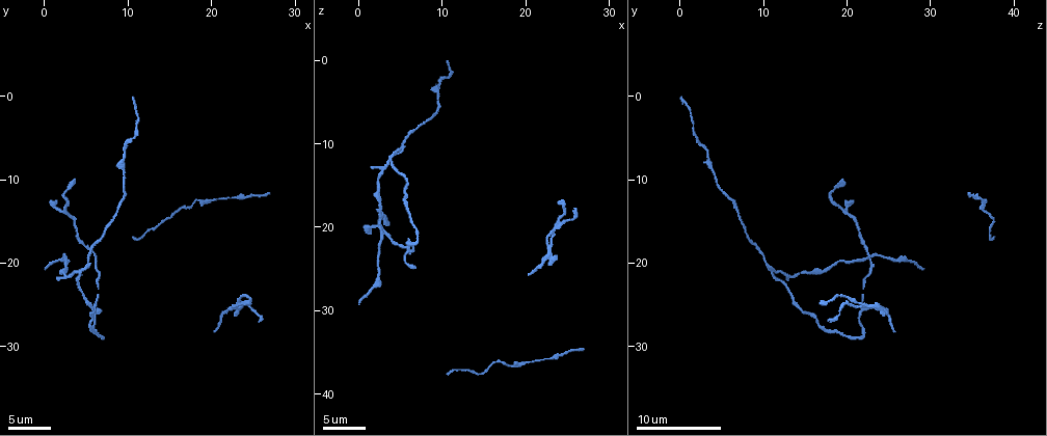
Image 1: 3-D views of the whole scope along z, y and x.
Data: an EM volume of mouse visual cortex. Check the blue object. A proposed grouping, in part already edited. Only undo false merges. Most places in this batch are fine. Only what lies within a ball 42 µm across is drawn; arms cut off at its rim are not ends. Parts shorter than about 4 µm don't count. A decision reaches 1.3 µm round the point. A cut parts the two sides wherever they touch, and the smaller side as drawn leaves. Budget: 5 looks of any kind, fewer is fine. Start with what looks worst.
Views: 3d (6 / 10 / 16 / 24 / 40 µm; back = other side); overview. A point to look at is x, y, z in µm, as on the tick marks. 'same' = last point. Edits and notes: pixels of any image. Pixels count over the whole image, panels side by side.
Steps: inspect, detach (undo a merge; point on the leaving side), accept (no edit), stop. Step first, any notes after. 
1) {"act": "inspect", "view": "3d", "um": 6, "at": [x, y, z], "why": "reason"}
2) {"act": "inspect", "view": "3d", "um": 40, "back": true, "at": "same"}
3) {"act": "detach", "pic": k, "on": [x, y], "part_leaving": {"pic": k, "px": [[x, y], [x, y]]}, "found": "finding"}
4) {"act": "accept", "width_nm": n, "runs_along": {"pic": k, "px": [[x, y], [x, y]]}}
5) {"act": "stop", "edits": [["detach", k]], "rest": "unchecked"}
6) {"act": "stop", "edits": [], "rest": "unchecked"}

{"act": "inspect", "view": "3d", "um": 6, "at": [2.4, 11.6, 18.2], "why": "thin neck"}

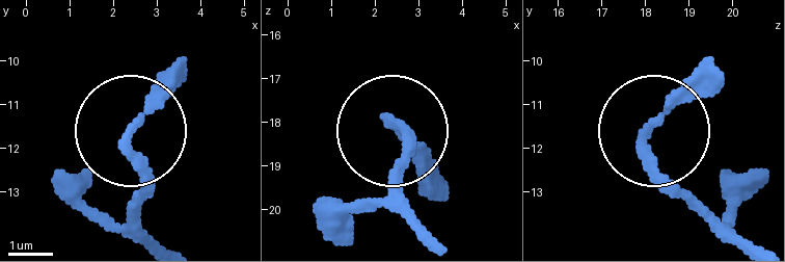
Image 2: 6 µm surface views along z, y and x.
{"act": "accept", "runs_along": {"pic": 2, "px": [[151, 239], [132, 131]]}, "found": "all the same cell"}

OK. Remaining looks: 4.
{"act": "inspect", "view": "3d", "um": 10, "at": [9.6, 6.8, 3.2]}

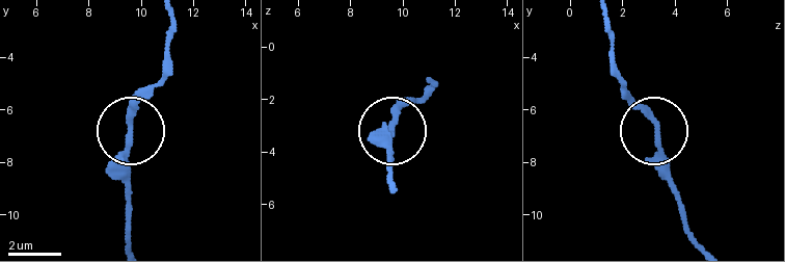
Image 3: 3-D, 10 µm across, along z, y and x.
{"act": "inspect", "view": "3d", "um": 6, "at": [9.5, 7.0, 3.4]}

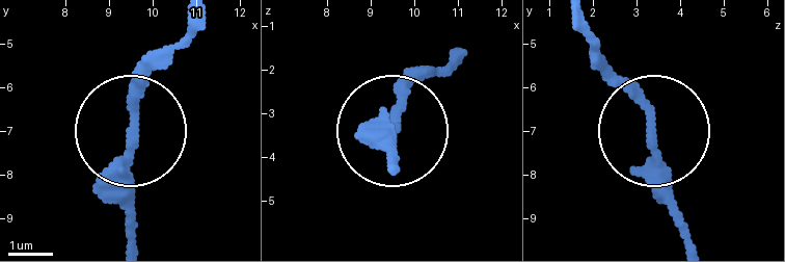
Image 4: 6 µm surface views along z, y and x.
{"act": "accept", "runs_along": {"pic": 4, "px": [[687, 238], [647, 104], [598, 52]]}, "found": "continuous, no second cell"}

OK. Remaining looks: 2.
{"act": "inspect", "view": "3d", "um": 16, "at": [4.0, 16.2, 21.6], "why": "narrows sharply"}

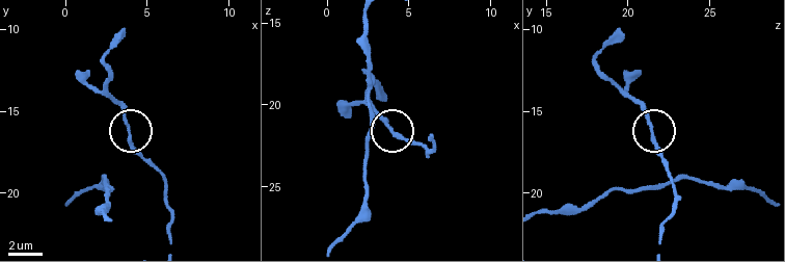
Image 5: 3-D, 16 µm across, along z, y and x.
{"act": "inspect", "view": "3d", "um": 16, "back": true, "at": [3.8, 16.2, 21.6], "why": "from behind"}

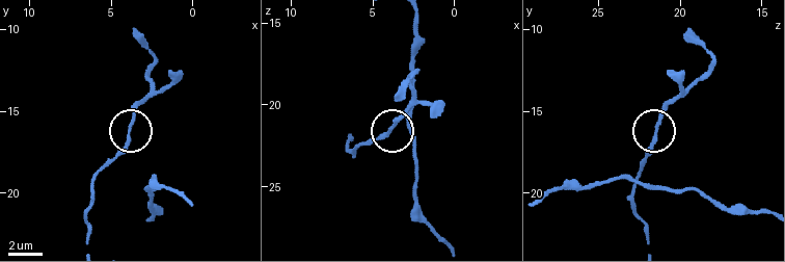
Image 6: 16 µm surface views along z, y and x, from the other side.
{"act": "accept", "runs_along": {"pic": 6, "px": [[86, 238], [96, 176], [125, 141], [133, 112], [143, 101]]}, "found": "continuous, no second cell"}

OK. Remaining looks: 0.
{"act": "stop", "edits": [], "rest": "unchecked"}

